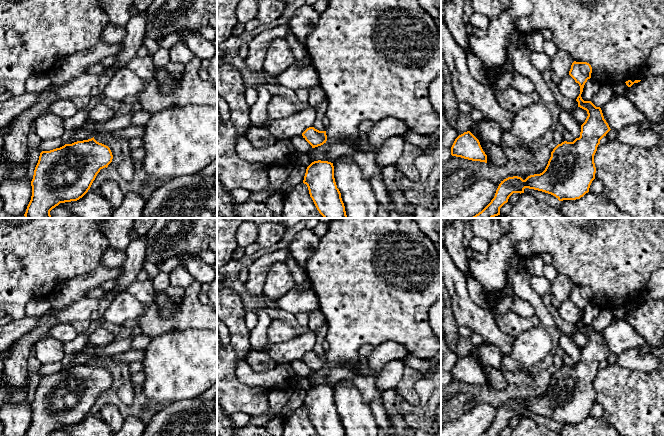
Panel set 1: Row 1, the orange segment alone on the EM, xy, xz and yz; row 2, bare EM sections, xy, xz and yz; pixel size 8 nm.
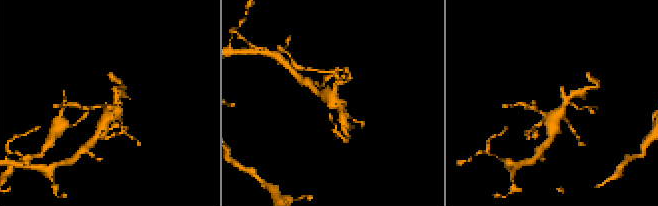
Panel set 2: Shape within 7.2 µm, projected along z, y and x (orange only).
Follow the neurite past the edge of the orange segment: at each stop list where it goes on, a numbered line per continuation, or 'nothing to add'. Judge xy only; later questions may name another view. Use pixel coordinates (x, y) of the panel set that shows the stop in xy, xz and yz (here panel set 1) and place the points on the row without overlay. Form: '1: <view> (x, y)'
nothing to add

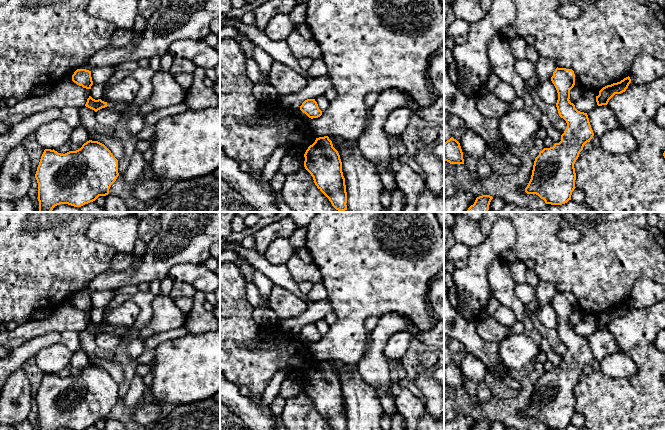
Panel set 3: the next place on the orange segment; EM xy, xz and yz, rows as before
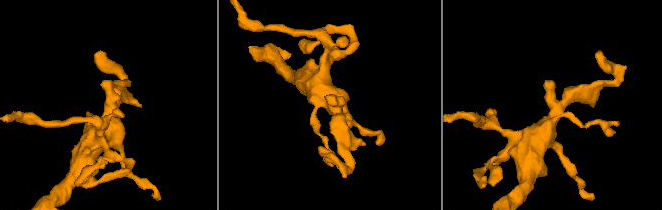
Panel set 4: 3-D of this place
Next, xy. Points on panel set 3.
1: xy (123, 332)

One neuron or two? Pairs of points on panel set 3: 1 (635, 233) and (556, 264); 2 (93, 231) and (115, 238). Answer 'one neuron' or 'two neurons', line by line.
1: one neuron
2: one neuron

